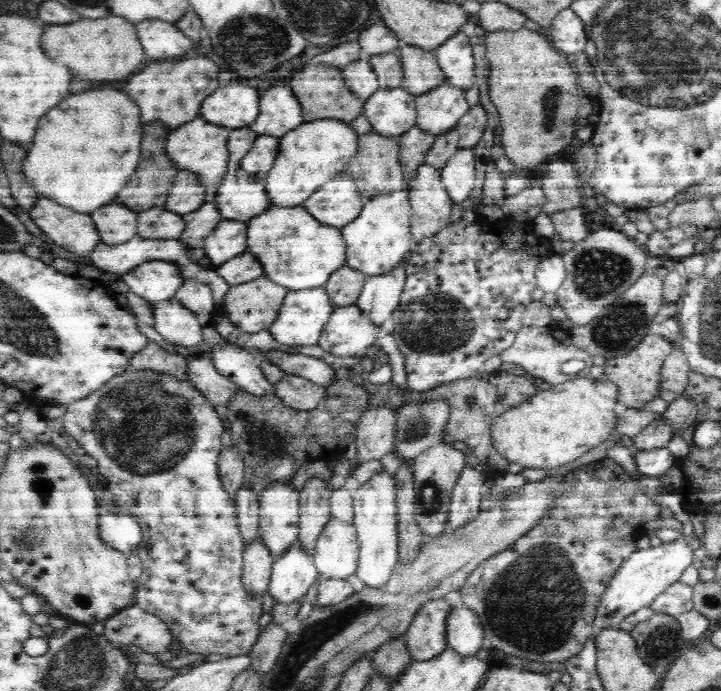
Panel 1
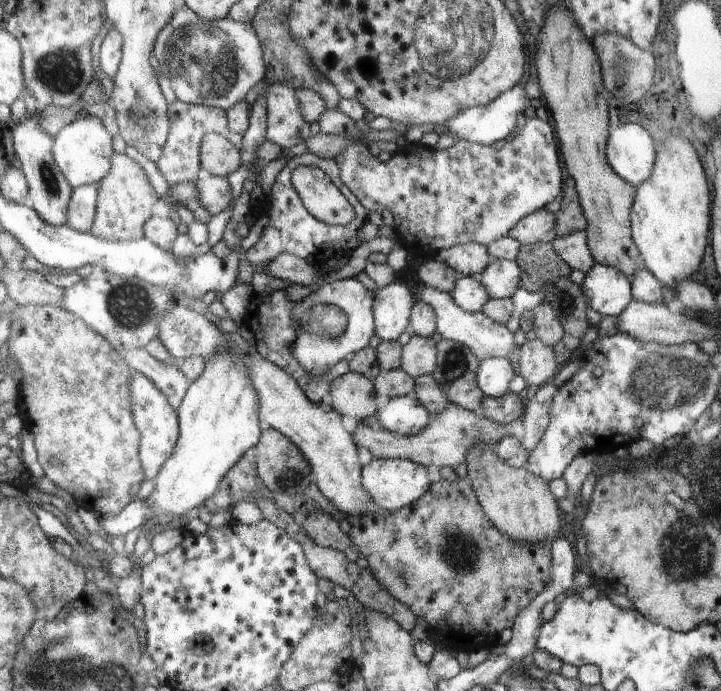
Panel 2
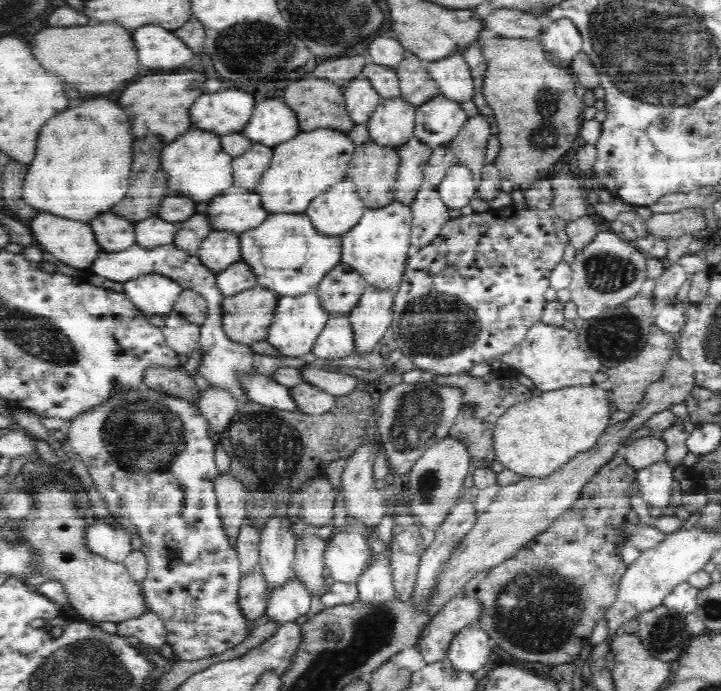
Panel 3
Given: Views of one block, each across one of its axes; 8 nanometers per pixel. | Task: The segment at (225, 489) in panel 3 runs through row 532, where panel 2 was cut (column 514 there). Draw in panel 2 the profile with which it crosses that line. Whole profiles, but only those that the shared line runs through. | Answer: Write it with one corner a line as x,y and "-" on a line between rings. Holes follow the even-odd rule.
547,209
524,216
519,224
508,232
508,236
521,245
532,245
538,242
551,242
557,234
555,232
556,218

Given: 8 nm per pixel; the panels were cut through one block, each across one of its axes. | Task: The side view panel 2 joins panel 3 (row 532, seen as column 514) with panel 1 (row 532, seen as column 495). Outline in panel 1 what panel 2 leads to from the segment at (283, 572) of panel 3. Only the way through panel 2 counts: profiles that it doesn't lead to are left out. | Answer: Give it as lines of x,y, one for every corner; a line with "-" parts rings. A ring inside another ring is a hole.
274,481
259,494
259,539
278,560
299,538
300,492
291,483

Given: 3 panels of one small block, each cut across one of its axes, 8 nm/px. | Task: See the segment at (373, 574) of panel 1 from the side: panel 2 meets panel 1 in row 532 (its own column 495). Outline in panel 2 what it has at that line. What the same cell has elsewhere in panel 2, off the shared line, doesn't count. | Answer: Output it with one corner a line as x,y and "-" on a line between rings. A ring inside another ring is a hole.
491,357
480,360
476,370
476,384
488,397
507,395
510,381
515,376
512,363
503,357

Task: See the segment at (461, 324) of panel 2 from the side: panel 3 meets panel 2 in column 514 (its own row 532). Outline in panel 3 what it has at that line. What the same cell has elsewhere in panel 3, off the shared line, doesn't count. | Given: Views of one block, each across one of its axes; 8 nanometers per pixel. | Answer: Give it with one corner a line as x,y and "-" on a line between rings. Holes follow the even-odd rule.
348,527
344,532
330,536
324,554
325,568
330,570
334,581
356,584
372,560
369,544
364,536

